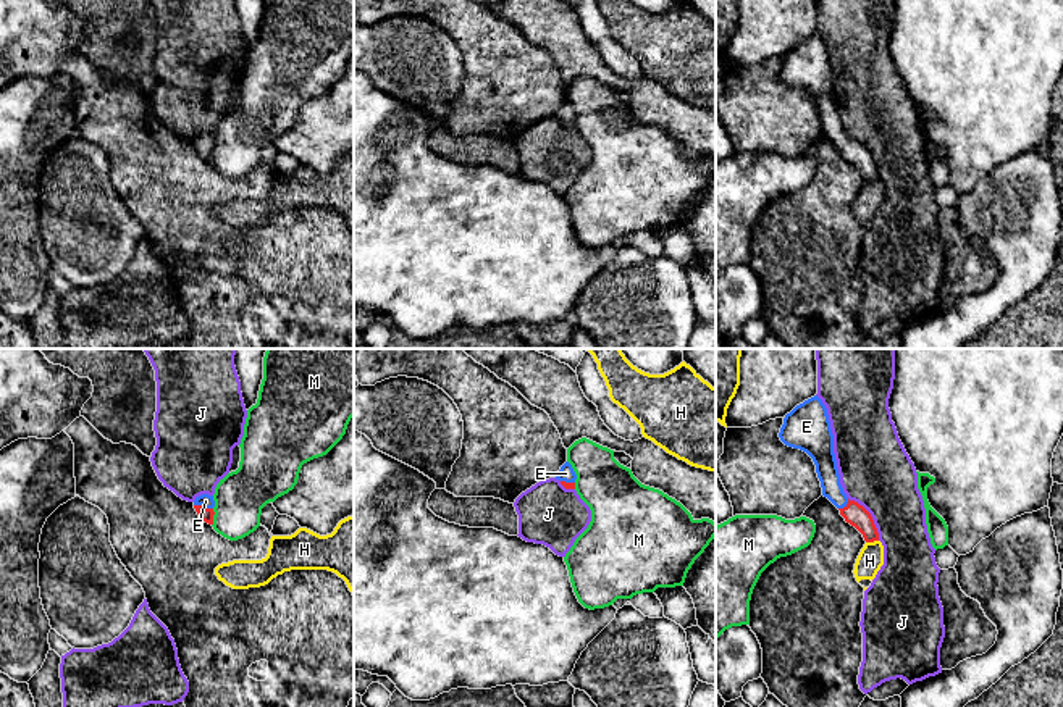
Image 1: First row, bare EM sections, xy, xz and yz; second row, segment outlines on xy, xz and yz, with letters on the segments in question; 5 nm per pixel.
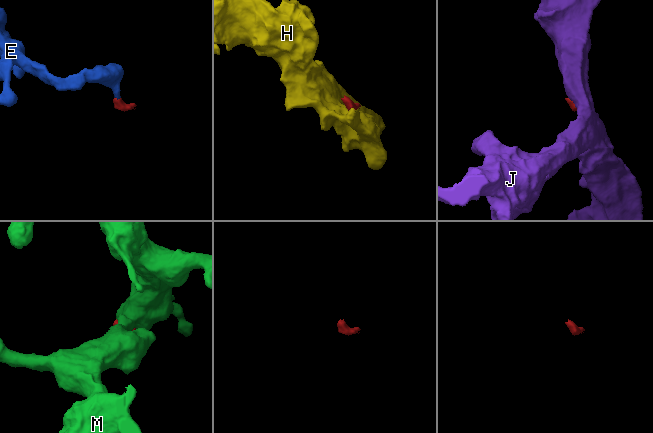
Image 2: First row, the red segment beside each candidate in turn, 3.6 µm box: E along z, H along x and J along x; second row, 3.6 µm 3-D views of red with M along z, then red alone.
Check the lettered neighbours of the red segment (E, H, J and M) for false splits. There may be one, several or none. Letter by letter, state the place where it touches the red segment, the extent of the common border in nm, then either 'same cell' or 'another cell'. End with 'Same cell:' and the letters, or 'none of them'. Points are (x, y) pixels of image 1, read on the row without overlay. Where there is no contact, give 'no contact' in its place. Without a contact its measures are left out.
E: contact xy (204, 146); length 100 nm; same cell
H: contact yz (871, 179); length 70 nm; another cell
J: contact yz (871, 155); length 260 nm; another cell
M: contact xy (212, 155); length 90 nm; another cell
Same cell: E

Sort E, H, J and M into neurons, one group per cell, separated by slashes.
E / H / J / M

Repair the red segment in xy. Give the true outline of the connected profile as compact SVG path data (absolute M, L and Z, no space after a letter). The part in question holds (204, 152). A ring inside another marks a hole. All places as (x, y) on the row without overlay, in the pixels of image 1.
M202 132L194 139L194 147L199 157L208 163L213 163L213 153L215 153L213 145L215 145L213 134Z

